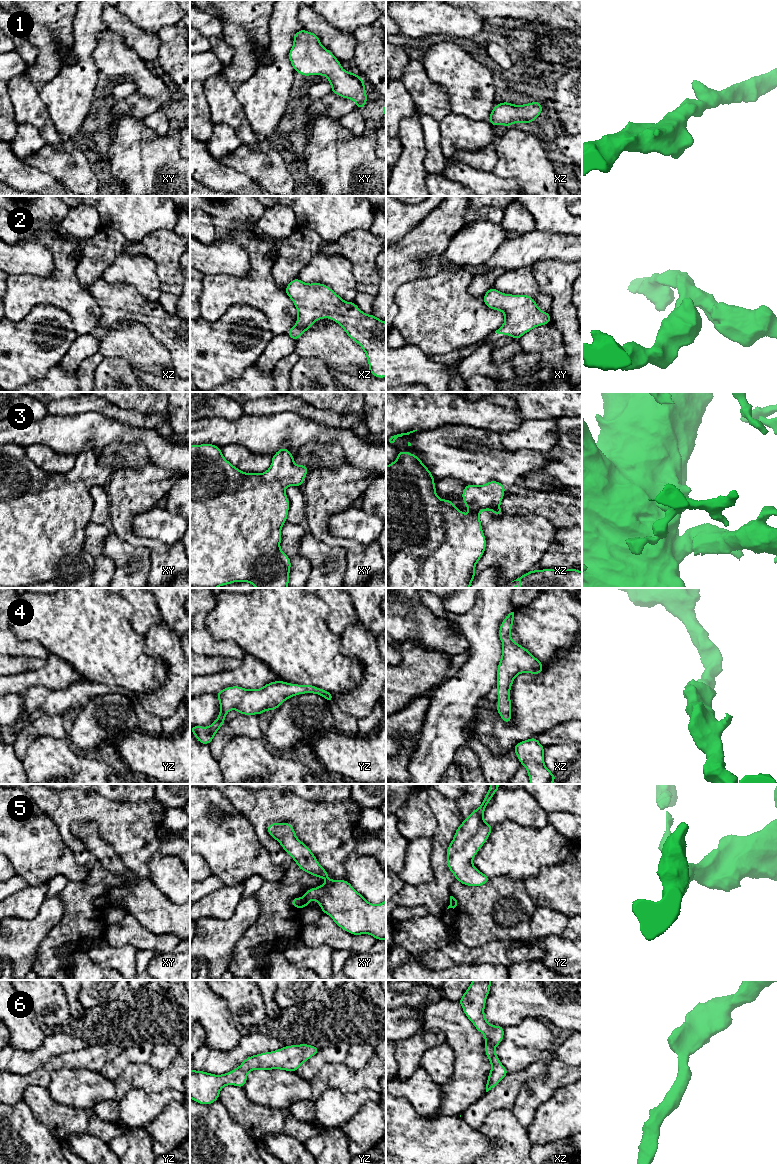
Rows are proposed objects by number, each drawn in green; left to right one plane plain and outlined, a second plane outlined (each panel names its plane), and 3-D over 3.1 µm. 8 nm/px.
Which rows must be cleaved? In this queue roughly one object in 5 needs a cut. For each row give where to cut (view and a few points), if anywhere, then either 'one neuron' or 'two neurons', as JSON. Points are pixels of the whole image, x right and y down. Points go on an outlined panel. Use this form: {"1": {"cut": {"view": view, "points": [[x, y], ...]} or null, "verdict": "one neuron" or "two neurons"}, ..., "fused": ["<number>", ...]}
{"1": {"cut": null, "verdict": "one neuron"}, "2": {"cut": null, "verdict": "one neuron"}, "3": {"cut": null, "verdict": "one neuron"}, "4": {"cut": null, "verdict": "one neuron"}, "5": {"cut": {"view": "xy", "points": [[301, 899], [301, 903], [304, 906]]}, "verdict": "two neurons"}, "6": {"cut": null, "verdict": "one neuron"}, "fused": ["5"]}

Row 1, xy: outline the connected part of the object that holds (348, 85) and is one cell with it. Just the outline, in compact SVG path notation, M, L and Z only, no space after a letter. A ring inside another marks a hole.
M301 29L293 39L288 58L296 73L305 77L311 74L326 75L331 84L331 93L354 100L356 109L367 104L365 82L356 73L345 71L338 59L321 45L317 34Z

